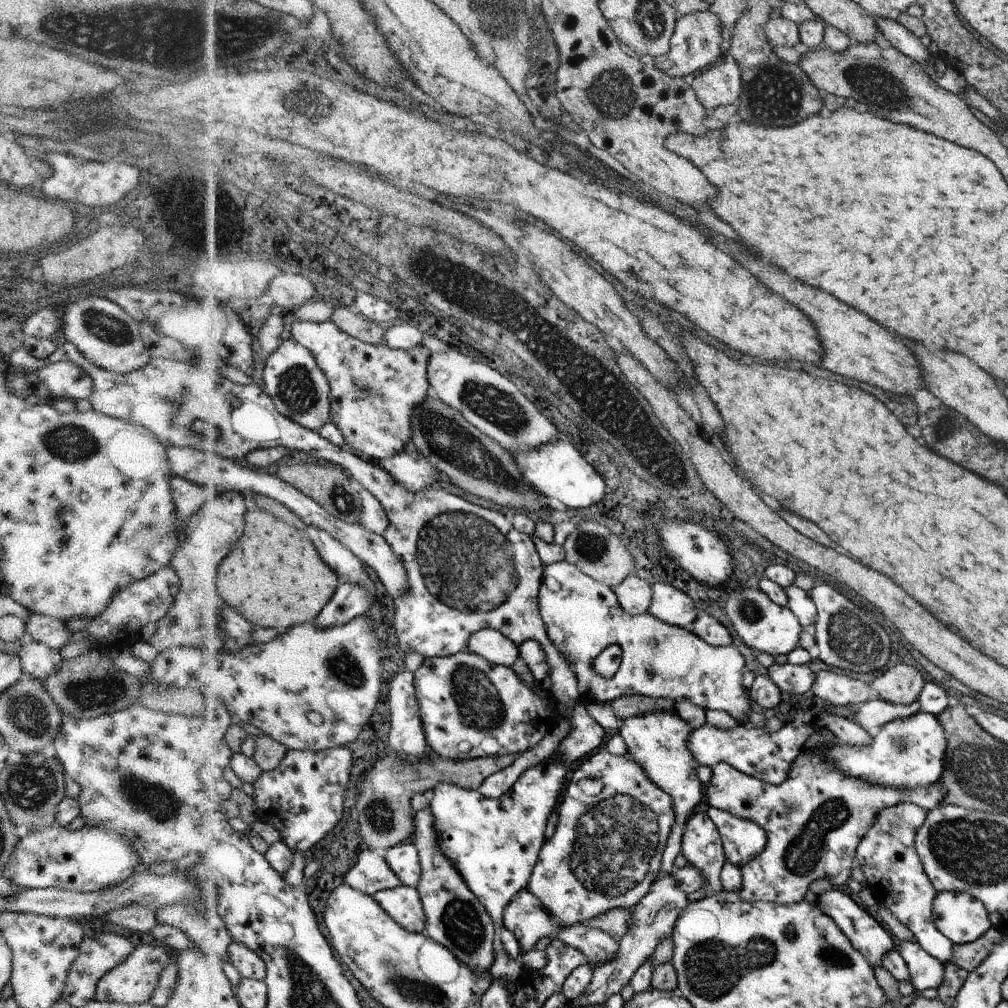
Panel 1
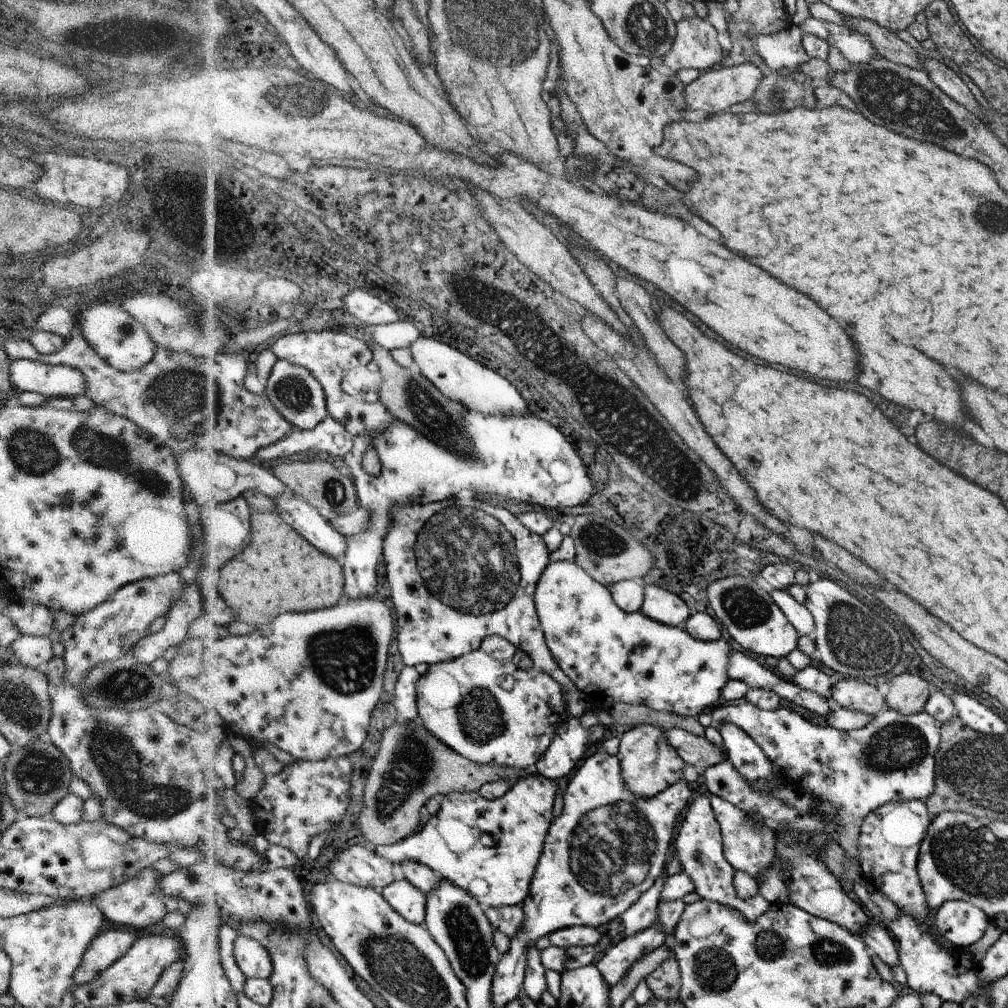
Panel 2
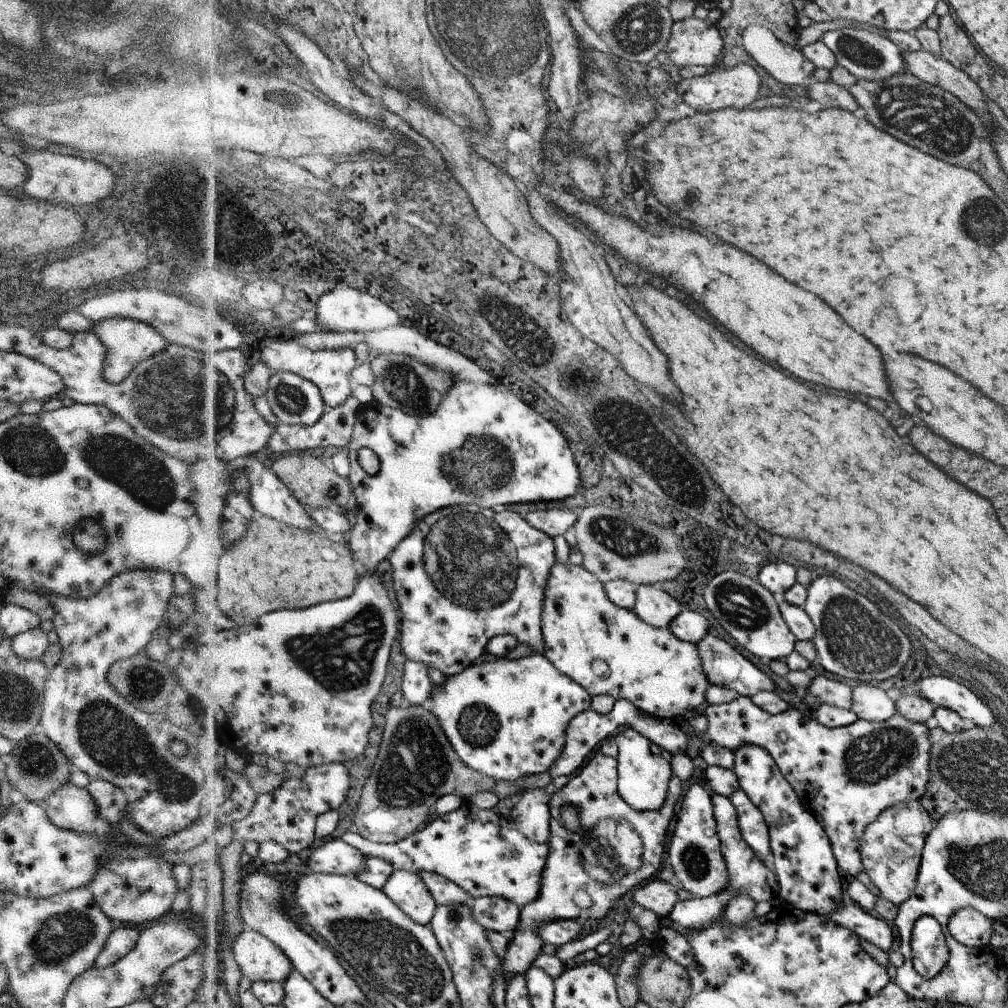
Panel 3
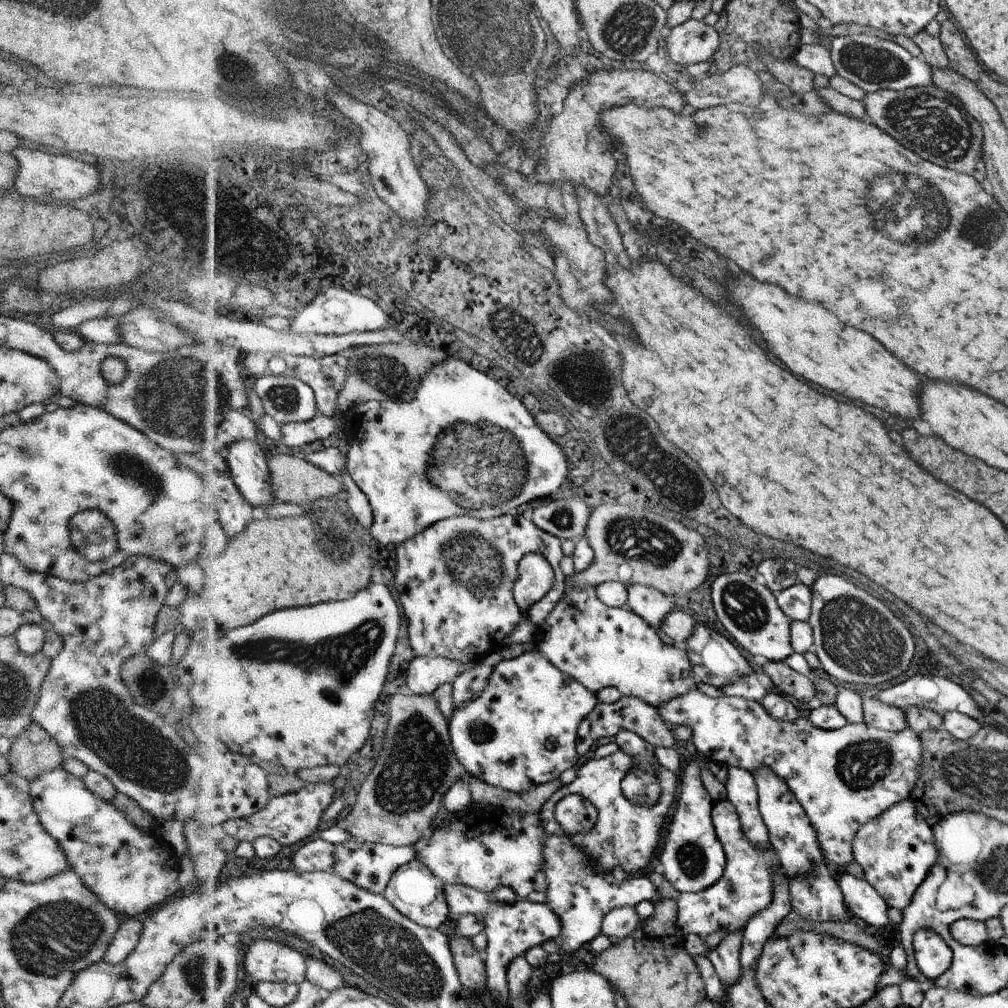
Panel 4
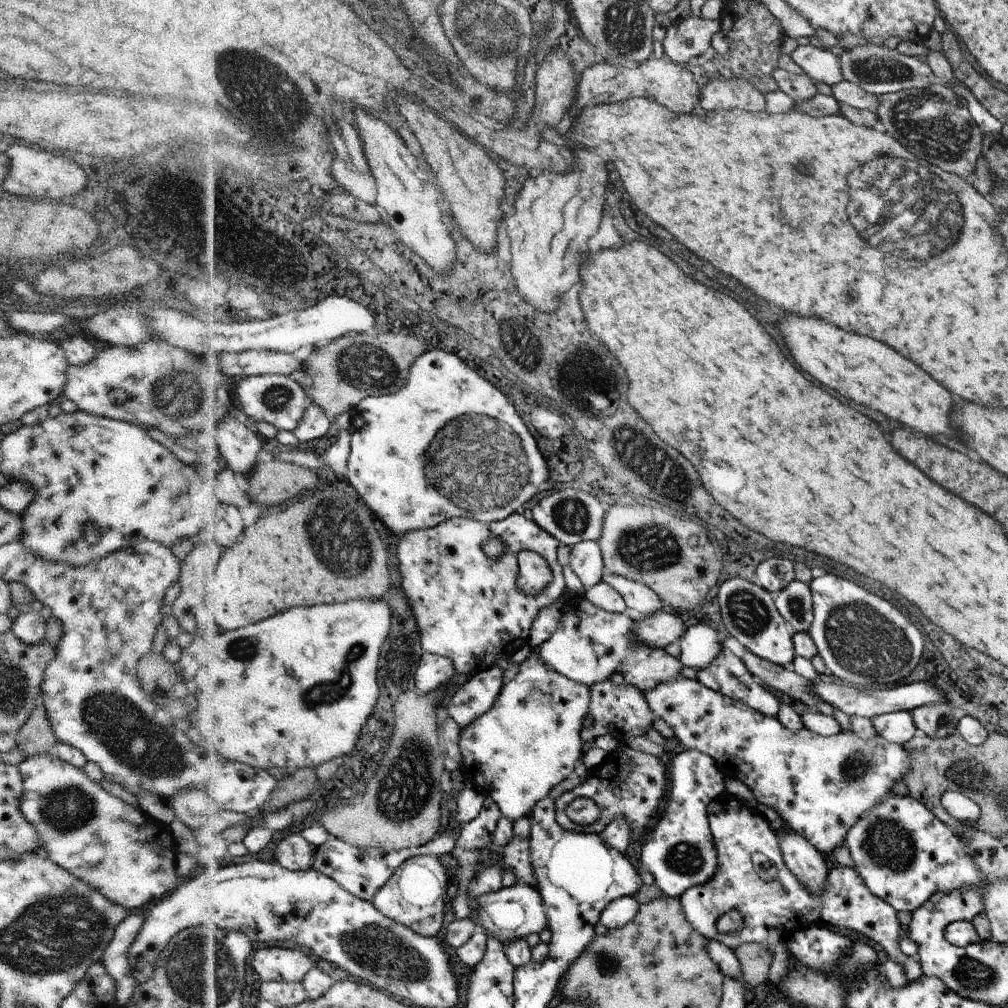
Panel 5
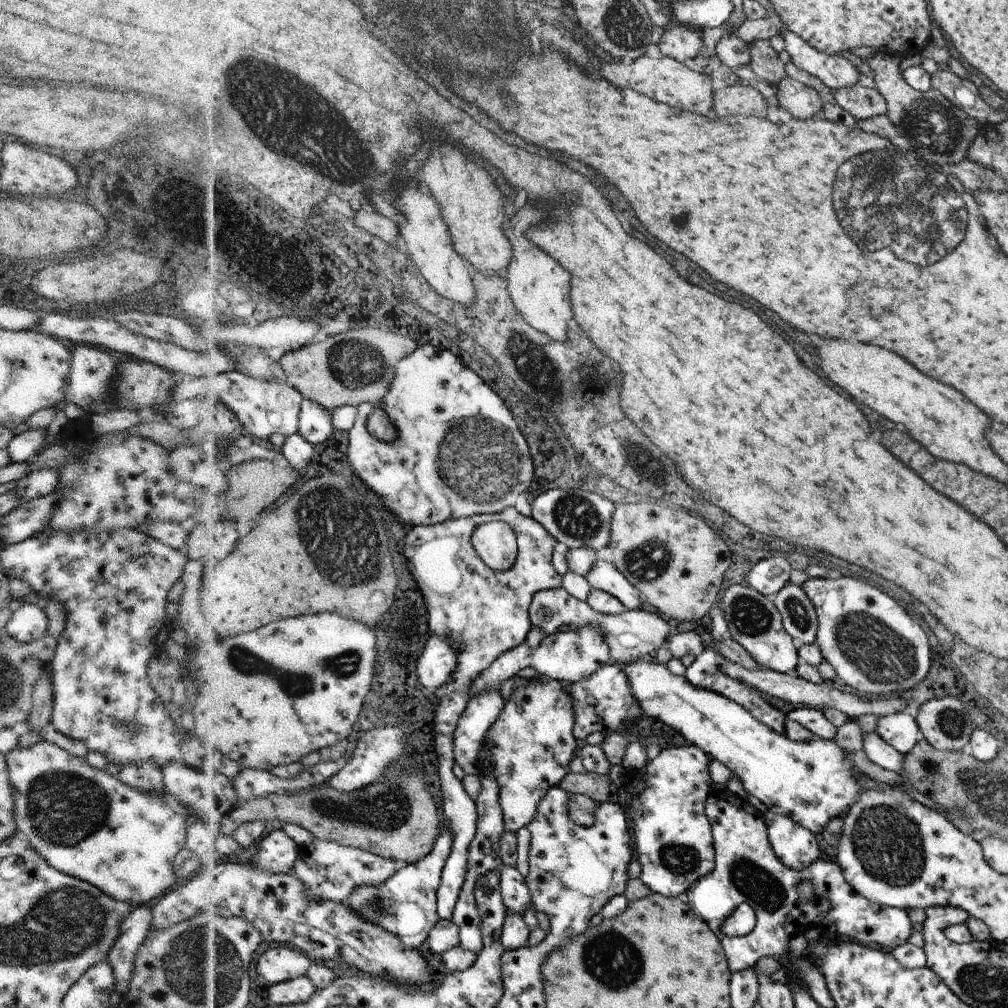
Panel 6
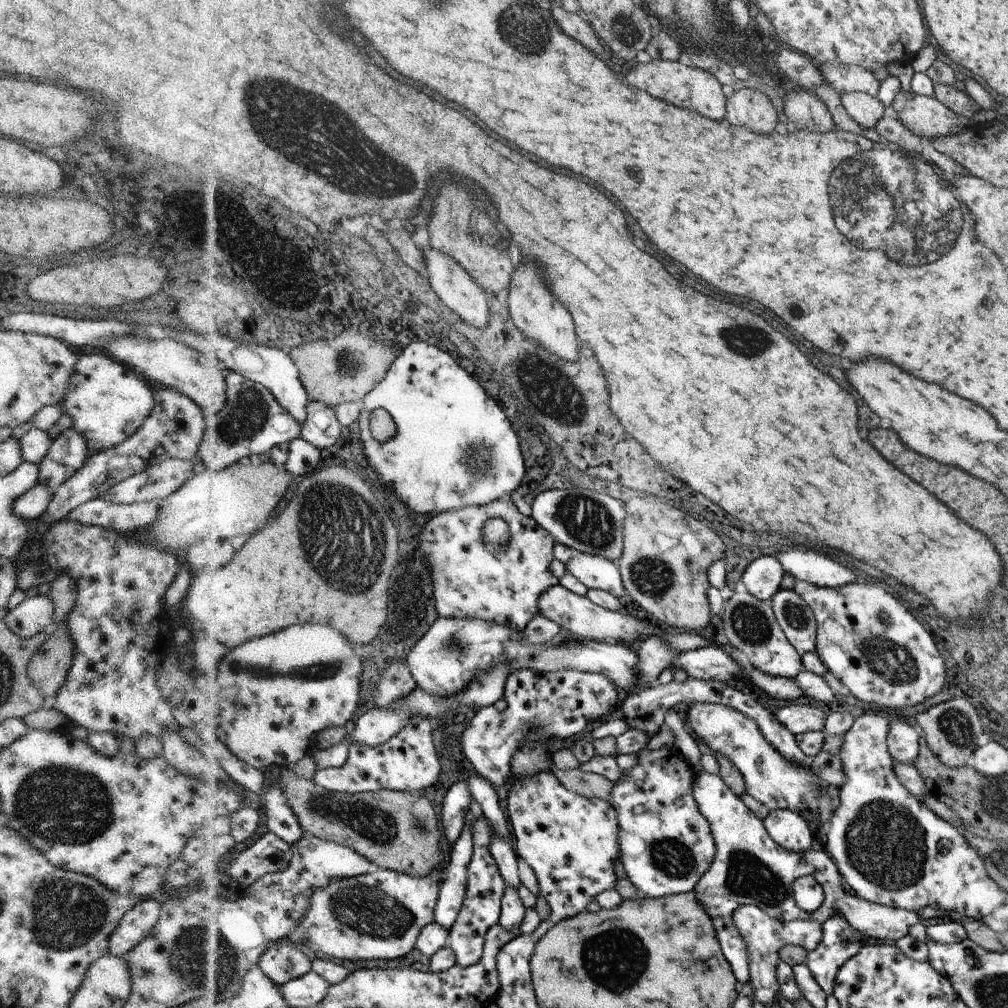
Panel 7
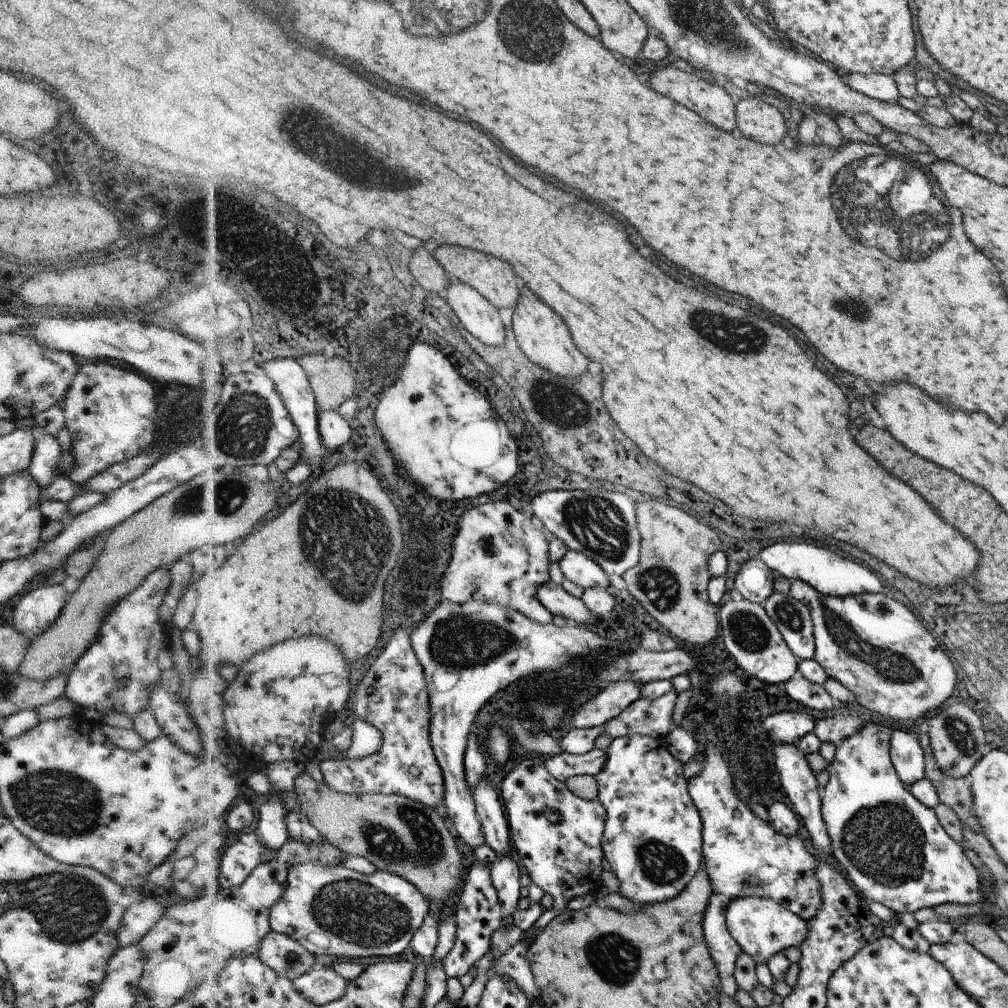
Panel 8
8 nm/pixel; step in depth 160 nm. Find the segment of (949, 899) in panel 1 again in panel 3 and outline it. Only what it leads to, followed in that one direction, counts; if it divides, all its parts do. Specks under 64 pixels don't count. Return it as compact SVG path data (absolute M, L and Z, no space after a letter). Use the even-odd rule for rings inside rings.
M961 908L947 924L952 938L967 947L984 947L993 936L993 920L975 908Z

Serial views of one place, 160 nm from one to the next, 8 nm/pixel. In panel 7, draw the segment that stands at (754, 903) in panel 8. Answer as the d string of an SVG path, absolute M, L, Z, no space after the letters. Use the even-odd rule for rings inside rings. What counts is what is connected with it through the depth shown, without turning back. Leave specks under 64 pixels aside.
M743 905L732 916L732 922L742 940L746 942L749 958L749 983L753 986L754 997L764 1004L776 1004L781 995L777 980L777 965L781 949L788 946L803 947L807 952L814 950L822 940L822 926L814 918L779 920L755 905Z

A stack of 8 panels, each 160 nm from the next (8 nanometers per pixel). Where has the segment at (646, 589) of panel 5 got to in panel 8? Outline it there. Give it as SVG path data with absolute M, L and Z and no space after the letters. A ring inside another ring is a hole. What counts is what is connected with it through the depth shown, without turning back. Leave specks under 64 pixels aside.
M568 549L568 552L559 560L559 566L566 579L583 589L588 587L600 587L603 589L610 586L608 573L585 553Z

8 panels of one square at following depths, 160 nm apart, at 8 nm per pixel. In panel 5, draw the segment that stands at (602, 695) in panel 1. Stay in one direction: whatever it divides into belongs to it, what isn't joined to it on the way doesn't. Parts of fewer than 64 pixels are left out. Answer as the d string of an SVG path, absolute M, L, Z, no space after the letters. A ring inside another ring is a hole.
M583 596L578 600L578 606L570 606L568 610L564 610L550 638L540 644L539 655L550 668L588 688L610 679L614 672L622 672L625 682L642 692L680 678L683 664L678 655L668 654L665 649L651 647L639 641L635 635L636 627L637 622L626 614L603 611Z

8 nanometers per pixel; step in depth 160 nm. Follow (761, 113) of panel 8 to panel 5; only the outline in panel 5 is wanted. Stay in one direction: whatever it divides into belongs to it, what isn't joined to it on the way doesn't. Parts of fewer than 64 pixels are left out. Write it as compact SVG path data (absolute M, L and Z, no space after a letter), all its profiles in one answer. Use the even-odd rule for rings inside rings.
M710 73L710 80L701 89L698 103L706 112L718 108L744 108L750 112L760 112L766 108L765 96L756 87L713 73Z

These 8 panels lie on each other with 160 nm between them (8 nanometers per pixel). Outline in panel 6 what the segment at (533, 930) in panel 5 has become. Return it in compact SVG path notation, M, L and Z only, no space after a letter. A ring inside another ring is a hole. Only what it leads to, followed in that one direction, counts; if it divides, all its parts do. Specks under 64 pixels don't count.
M502 865L501 895L507 915L524 915L526 910L534 909L535 912L537 909L531 901L525 877L514 867Z

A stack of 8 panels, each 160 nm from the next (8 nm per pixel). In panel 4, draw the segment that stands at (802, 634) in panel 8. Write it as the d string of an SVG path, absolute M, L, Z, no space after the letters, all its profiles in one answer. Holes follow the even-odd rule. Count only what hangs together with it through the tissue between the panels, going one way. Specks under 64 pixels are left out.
M793 584L776 594L777 603L793 621L807 621L811 613L811 587L805 584Z

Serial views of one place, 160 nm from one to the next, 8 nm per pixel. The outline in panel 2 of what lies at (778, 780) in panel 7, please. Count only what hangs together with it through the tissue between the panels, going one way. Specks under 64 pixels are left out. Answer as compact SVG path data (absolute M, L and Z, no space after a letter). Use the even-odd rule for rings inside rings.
M744 700L738 701L737 705L724 703L714 708L712 712L711 725L714 728L718 729L720 726L722 726L722 724L732 723L733 725L745 729L745 731L749 733L749 735L753 737L755 741L757 741L760 748L762 748L762 750L765 752L765 755L772 761L772 764L786 776L789 787L792 787L798 793L812 791L816 796L818 796L819 799L830 801L839 810L839 827L837 828L836 832L837 841L839 842L839 845L847 852L847 855L858 864L860 860L860 852L858 852L860 846L860 830L862 828L862 824L864 824L864 820L866 820L866 818L872 812L875 812L878 807L882 807L889 802L909 800L924 801L935 791L937 782L936 754L937 751L940 750L941 729L935 718L930 716L930 713L927 713L926 711L920 711L916 714L906 715L891 709L884 712L883 714L878 714L878 716L875 716L875 719L871 723L868 723L864 728L851 731L843 731L842 729L837 729L830 725L815 726L802 716L798 715L798 713L792 711L790 708L778 707L774 710L765 711Z

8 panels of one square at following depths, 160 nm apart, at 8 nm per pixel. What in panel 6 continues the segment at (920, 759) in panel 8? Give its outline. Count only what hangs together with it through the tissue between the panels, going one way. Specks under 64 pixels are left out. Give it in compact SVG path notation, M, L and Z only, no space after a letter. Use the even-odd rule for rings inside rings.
M894 713L884 715L878 720L876 732L890 746L905 755L923 738L920 727L910 714Z

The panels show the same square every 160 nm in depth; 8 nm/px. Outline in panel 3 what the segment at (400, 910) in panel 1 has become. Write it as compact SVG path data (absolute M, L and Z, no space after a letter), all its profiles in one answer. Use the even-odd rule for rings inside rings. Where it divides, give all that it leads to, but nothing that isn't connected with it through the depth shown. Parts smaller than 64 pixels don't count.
M395 870L383 889L415 921L432 924L440 905L422 875Z

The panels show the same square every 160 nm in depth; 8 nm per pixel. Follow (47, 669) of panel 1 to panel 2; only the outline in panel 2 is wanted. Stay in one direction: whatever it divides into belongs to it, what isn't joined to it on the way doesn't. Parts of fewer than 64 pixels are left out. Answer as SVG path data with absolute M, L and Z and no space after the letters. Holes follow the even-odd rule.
M21 634L10 647L16 661L33 669L44 666L55 657L48 637Z

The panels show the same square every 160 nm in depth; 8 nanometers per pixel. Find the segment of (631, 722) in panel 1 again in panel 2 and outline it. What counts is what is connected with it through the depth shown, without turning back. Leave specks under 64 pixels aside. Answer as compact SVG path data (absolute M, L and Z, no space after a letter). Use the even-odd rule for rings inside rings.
M639 724L622 734L619 751L616 755L621 761L622 774L626 788L636 796L651 797L684 780L685 760L677 749L667 740L666 729L651 724ZM667 874L662 875L648 892L645 892L628 911L621 915L626 937L635 935L657 923L657 906L661 901L661 892L667 876Z

